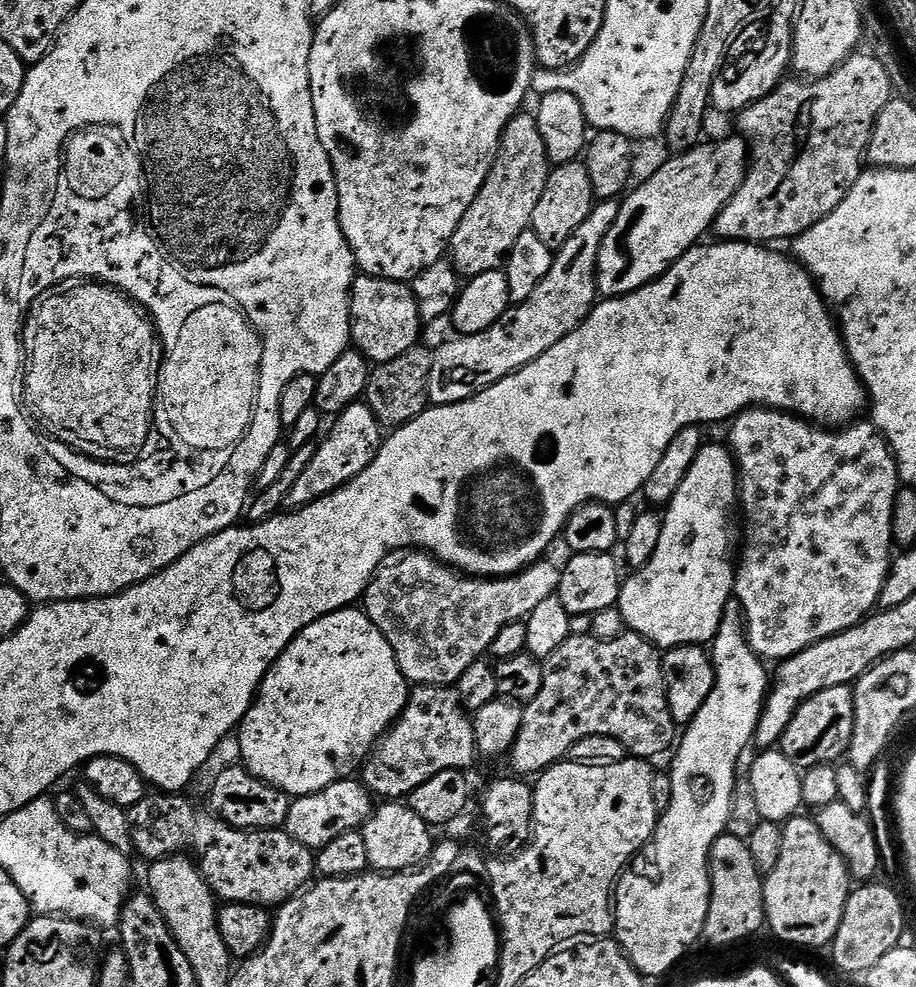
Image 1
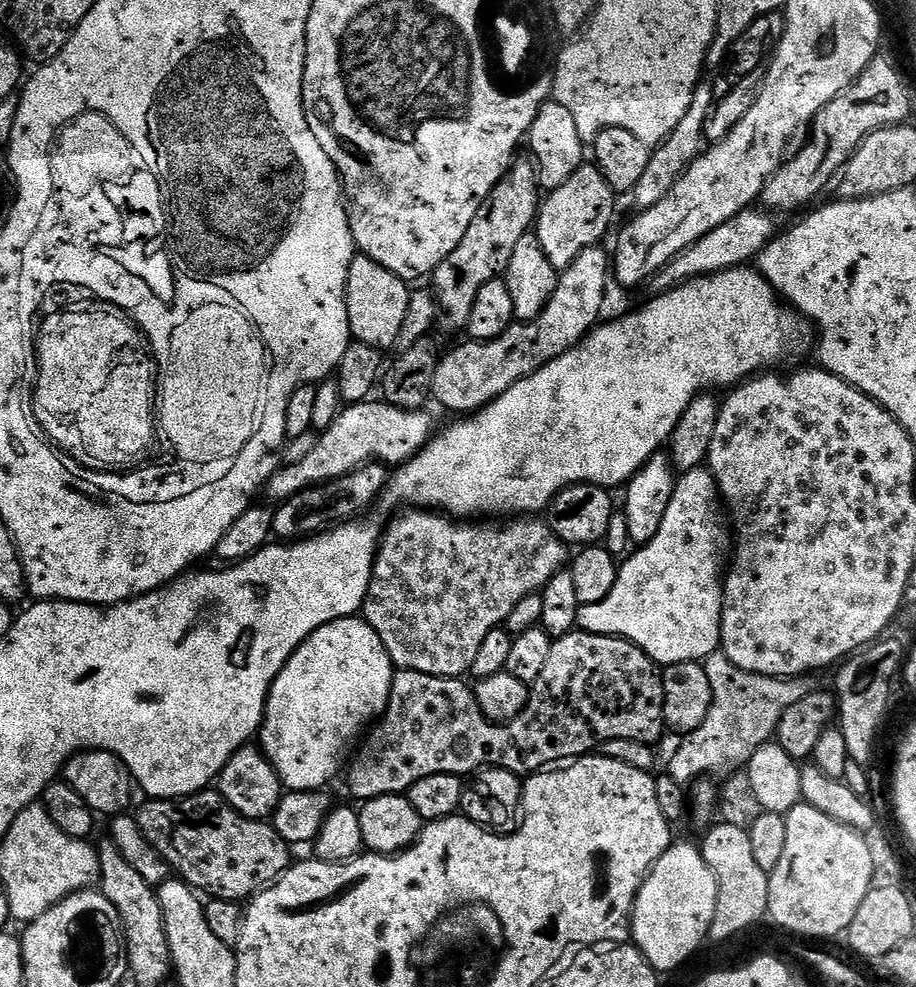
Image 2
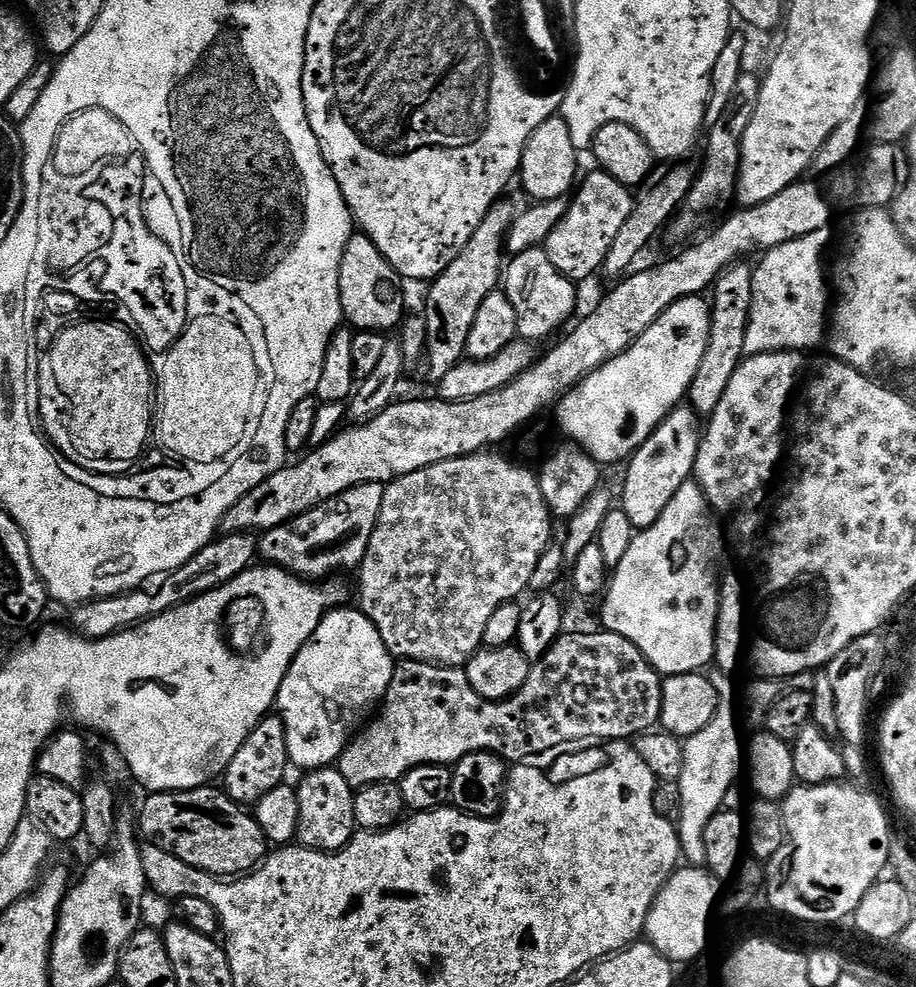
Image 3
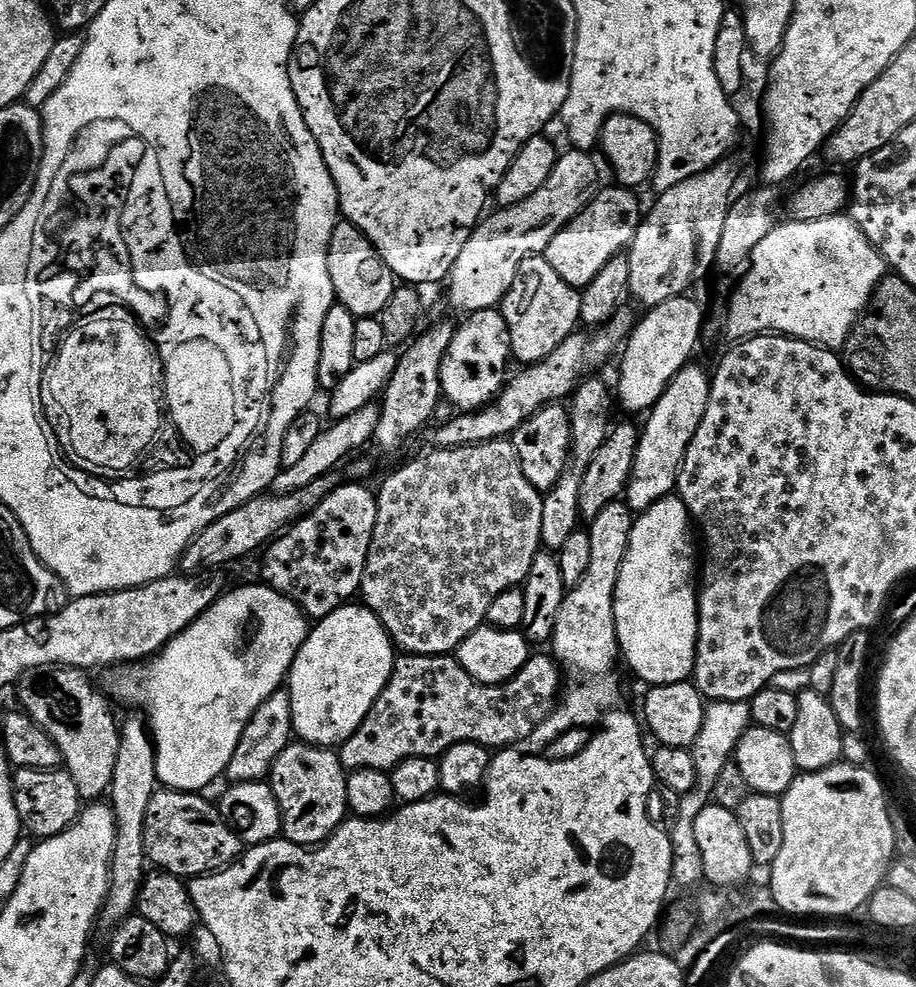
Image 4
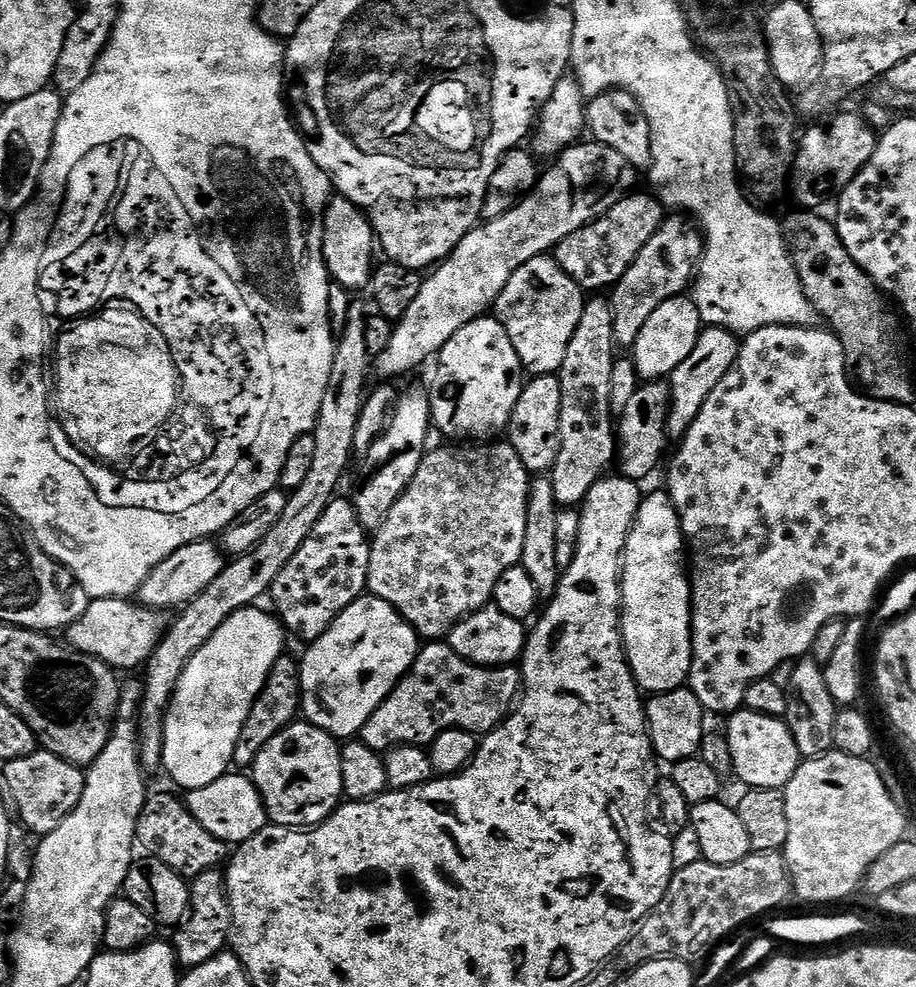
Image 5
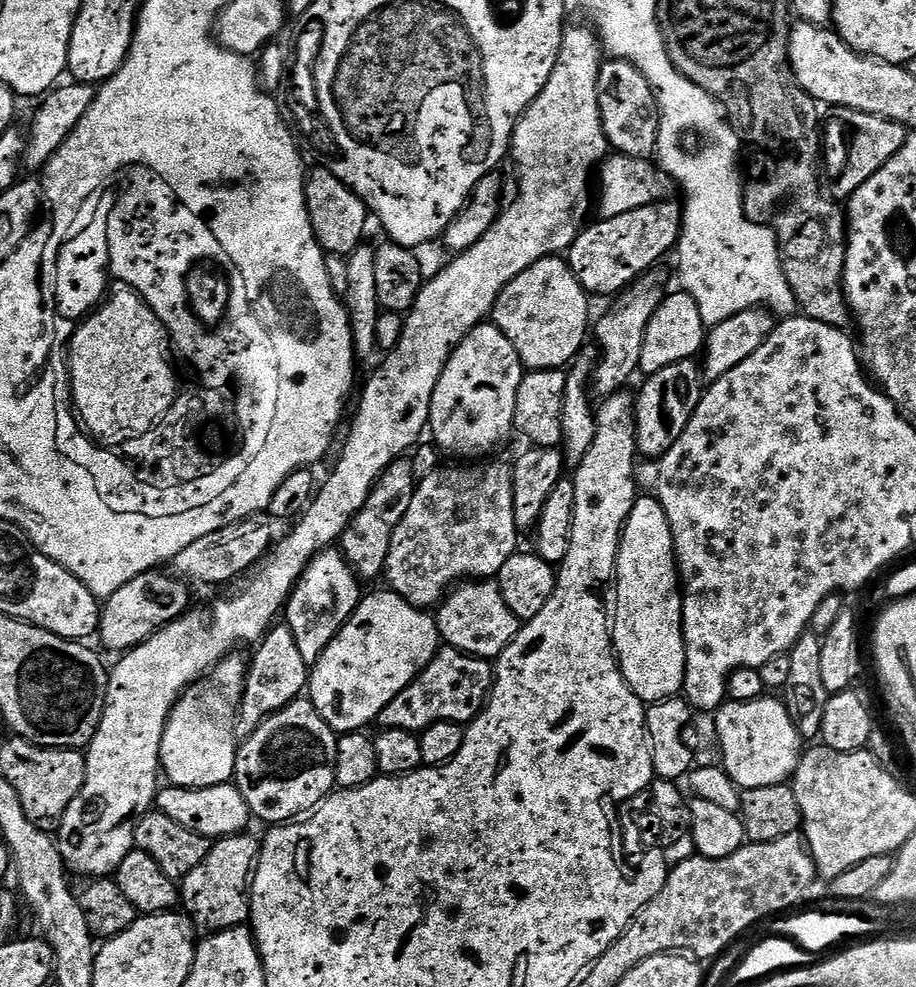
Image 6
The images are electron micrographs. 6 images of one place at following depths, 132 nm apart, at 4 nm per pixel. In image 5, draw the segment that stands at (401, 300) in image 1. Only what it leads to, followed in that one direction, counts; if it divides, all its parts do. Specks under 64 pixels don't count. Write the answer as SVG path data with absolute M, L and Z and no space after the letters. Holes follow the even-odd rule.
M333 195L328 202L328 209L324 212L324 241L322 242L322 254L324 264L328 267L329 277L352 294L356 294L359 288L367 289L372 283L374 271L372 251L377 251L377 248L376 233L372 231L372 224L364 215L364 211L354 206L354 202L350 202L346 197Z

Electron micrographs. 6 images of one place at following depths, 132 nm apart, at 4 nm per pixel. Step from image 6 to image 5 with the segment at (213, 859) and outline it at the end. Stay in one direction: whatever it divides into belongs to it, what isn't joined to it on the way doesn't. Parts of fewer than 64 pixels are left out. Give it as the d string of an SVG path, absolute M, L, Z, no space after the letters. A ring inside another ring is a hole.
M211 868L202 874L191 877L192 897L188 907L188 917L175 929L170 937L176 952L176 963L181 969L197 968L225 951L230 934L230 902L226 876L220 868Z

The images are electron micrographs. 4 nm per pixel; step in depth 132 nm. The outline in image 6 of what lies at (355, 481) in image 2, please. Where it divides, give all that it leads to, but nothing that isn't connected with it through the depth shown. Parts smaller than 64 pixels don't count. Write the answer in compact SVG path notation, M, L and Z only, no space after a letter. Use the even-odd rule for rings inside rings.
M333 546L319 552L308 563L302 578L294 586L288 603L282 609L283 623L294 634L298 645L298 651L308 665L314 665L318 658L322 658L322 652L330 642L346 626L346 622L356 612L362 599L362 581L356 571L348 564L344 553L339 547Z

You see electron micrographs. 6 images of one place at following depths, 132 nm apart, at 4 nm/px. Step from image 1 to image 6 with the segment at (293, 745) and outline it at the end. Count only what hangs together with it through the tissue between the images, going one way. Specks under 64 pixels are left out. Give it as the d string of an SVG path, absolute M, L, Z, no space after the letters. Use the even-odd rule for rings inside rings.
M394 591L372 592L361 599L356 612L342 626L340 633L326 646L322 658L311 665L308 677L307 695L322 718L338 734L358 732L367 729L368 723L375 721L380 711L387 706L422 669L436 657L442 647L440 631L435 615L415 608Z

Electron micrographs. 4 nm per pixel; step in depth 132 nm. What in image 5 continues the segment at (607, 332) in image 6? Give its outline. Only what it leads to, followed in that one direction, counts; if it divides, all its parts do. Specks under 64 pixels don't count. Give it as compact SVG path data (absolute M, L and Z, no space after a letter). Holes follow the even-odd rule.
M680 214L669 215L659 230L638 250L638 258L622 274L622 278L611 289L612 313L614 314L614 338L621 349L631 349L635 345L646 318L675 296L683 296L689 291L700 266L700 257L704 254L704 237L699 227L687 224Z

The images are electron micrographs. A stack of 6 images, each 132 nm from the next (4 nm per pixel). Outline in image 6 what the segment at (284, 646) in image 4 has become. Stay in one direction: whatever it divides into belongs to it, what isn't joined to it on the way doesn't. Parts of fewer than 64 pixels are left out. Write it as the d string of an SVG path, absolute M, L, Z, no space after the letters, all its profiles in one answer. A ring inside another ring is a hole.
M233 654L221 660L207 676L191 684L182 693L180 700L172 707L168 715L166 730L162 734L160 747L160 767L163 775L168 776L167 783L177 788L205 788L227 784L236 774L236 717L240 714L240 703L244 694L244 686L248 683L248 667L240 654Z

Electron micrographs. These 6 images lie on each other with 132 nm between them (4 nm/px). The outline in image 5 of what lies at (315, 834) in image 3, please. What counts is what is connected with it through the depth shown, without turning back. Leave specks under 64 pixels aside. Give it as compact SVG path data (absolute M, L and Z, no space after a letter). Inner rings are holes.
M297 718L286 725L254 758L250 779L258 790L271 823L283 828L318 827L336 813L345 799L342 786L341 741L326 730Z

